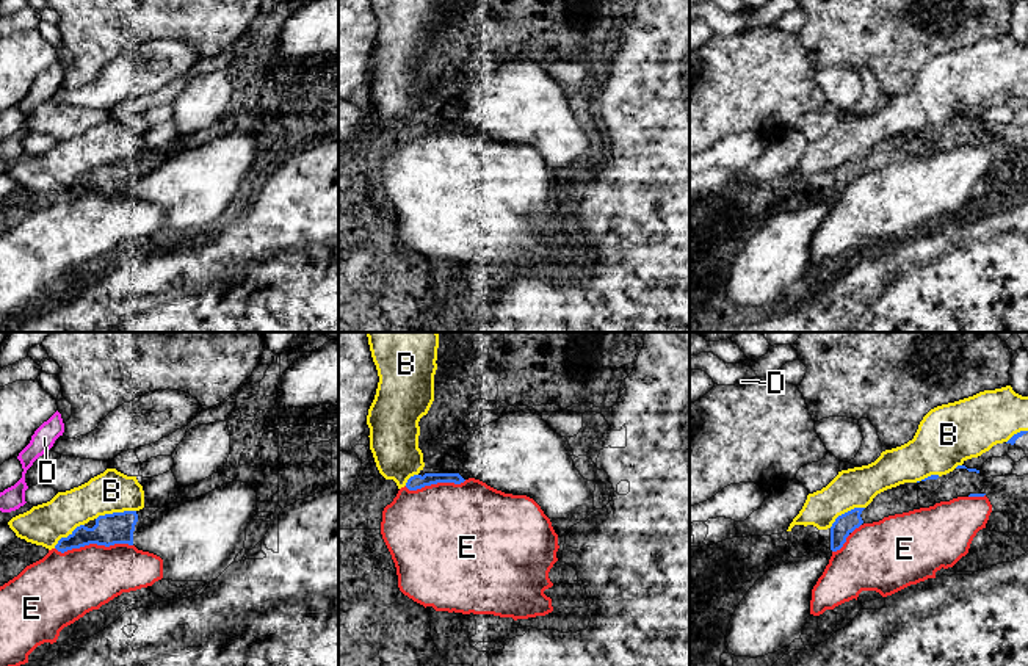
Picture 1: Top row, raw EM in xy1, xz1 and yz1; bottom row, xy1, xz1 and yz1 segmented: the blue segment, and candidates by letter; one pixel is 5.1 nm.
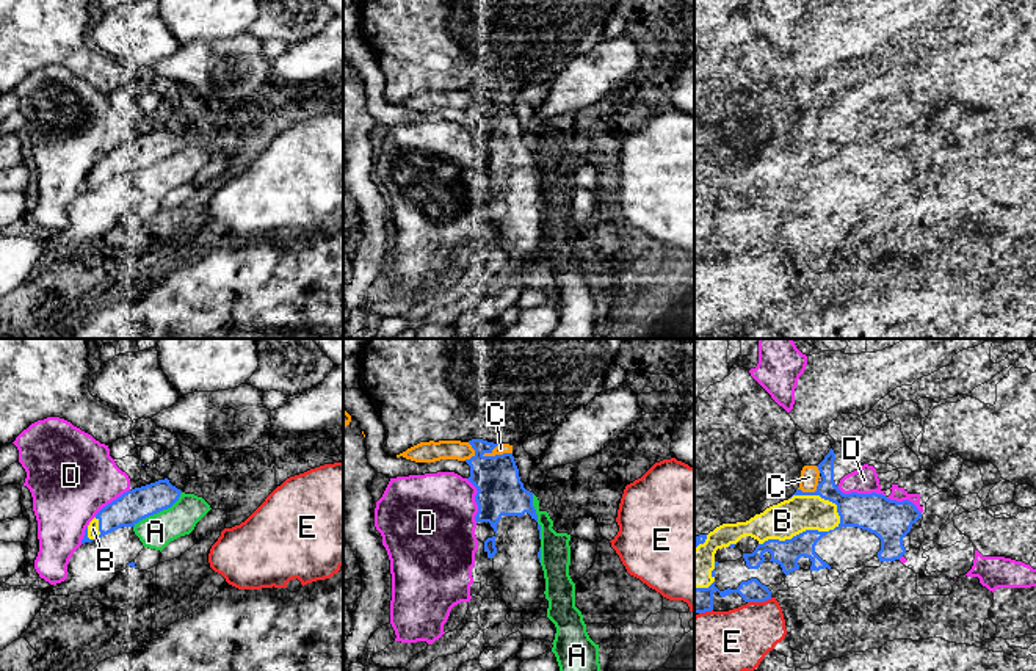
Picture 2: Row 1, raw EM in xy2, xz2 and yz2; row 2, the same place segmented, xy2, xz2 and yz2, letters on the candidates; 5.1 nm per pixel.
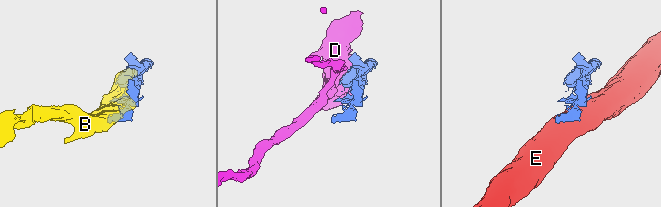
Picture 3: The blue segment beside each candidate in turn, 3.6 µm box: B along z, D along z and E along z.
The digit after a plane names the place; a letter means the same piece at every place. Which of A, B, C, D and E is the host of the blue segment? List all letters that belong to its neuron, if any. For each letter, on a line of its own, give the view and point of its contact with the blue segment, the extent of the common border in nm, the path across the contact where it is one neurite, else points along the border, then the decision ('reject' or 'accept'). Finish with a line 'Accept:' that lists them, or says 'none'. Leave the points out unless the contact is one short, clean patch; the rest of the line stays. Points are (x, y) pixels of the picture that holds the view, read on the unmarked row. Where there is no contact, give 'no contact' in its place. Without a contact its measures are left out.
A: xy2 (159, 160) | 320 nm | reject
B: yz2 (807, 179) | 460 nm | accept
C: xz2 (496, 104) | 160 nm | reject
D: yz2 (880, 143) | 460 nm | reject
E: xy1 (93, 191) | 400 nm | reject
Accept: B

